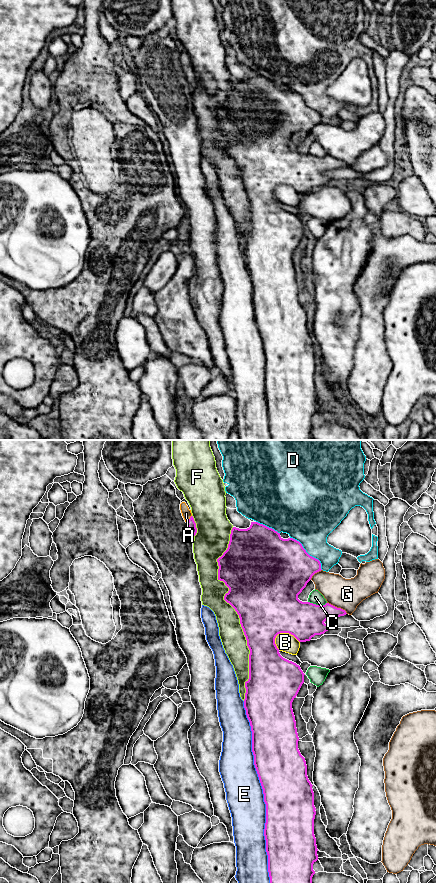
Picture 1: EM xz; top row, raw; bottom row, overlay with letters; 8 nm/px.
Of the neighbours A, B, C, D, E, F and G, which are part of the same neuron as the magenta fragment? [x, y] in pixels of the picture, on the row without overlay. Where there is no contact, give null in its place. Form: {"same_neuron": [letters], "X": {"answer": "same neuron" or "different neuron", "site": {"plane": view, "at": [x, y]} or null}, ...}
{"same_neuron": ["A"], "A": {"answer": "same neuron", "site": {"plane": "xz", "at": [189, 71]}}, "B": {"answer": "different neuron", "site": {"plane": "xz", "at": [287, 184]}}, "C": {"answer": "different neuron", "site": {"plane": "xz", "at": [317, 157]}}, "D": {"answer": "different neuron", "site": {"plane": "xz", "at": [307, 105]}}, "E": {"answer": "different neuron", "site": {"plane": "xz", "at": [263, 345]}}, "F": {"answer": "different neuron", "site": {"plane": "xz", "at": [237, 165]}}, "G": {"answer": "different neuron", "site": {"plane": "xz", "at": [336, 159]}}}

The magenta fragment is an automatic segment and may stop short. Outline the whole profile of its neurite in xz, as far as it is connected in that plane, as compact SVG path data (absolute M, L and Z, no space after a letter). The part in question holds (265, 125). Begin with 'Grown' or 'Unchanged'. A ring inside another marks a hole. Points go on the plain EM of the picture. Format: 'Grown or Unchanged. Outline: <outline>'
Unchanged. Outline: M251 74L247 81L233 79L227 102L218 114L218 132L229 140L224 152L237 164L247 192L249 206L249 231L245 234L244 260L252 283L252 304L254 317L263 341L266 356L266 375L264 388L268 407L270 440L314 440L312 429L313 416L318 412L316 390L314 387L314 344L307 328L305 310L298 301L298 285L292 254L302 236L304 225L296 215L283 210L275 196L280 185L289 185L299 194L310 193L315 187L324 186L331 181L326 172L346 167L346 163L329 155L316 157L302 154L298 147L306 139L312 128L321 123L321 115L310 108L302 96L293 91L283 91L280 85L258 74Z

